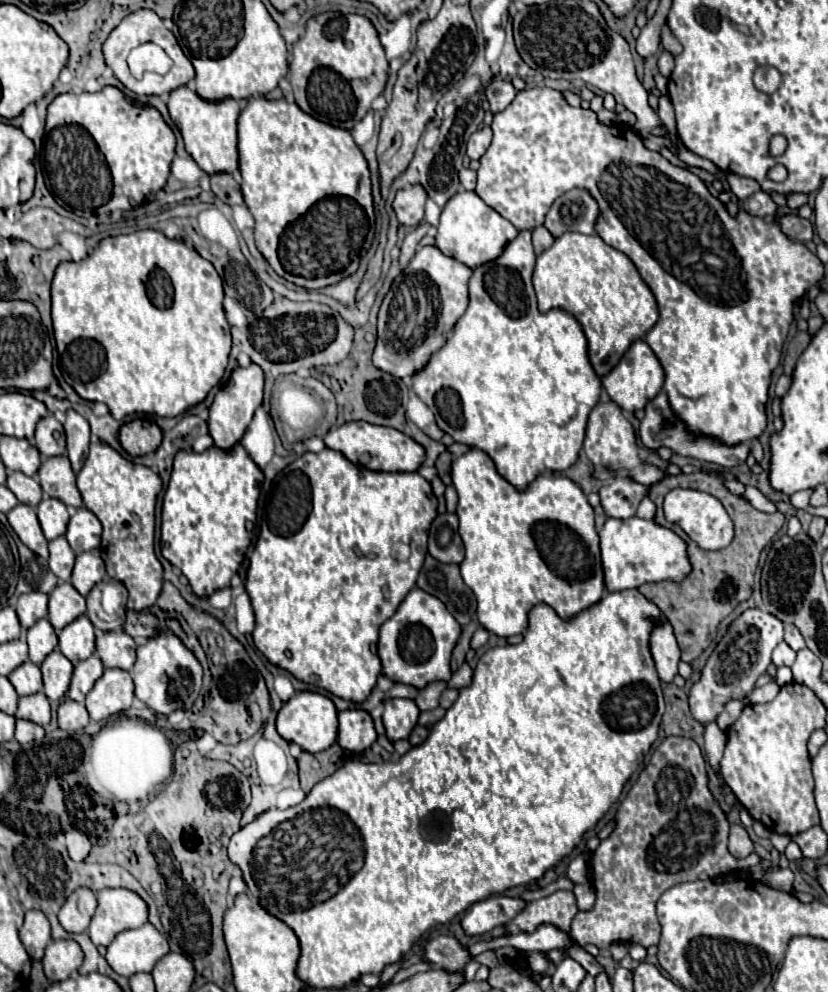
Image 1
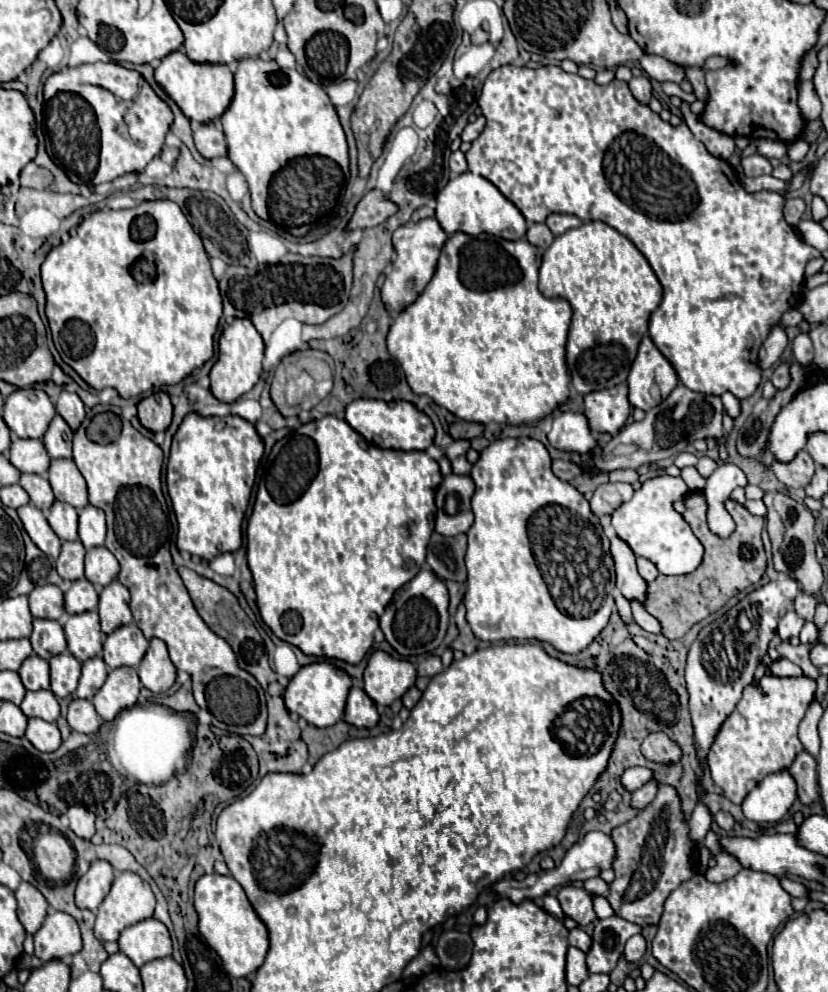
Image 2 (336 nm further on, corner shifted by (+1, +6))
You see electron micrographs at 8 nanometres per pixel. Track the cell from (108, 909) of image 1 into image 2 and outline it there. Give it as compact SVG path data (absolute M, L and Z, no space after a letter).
M128 871L126 873L116 873L110 893L104 897L104 901L98 907L94 935L100 941L118 941L118 935L120 935L122 929L152 917L154 905L156 905L156 899L154 899L154 893L152 893L152 889L146 881L142 881L136 873L128 873Z

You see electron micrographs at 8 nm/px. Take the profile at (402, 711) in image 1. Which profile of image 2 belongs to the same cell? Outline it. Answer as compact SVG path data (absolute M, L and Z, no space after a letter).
M374 651L364 669L364 691L378 705L392 705L414 685L416 667L410 661L394 659L384 651Z

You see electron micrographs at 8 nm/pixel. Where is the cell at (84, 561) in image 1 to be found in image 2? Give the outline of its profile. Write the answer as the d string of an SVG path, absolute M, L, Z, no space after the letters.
M96 547L96 549L86 551L86 571L84 573L92 585L96 587L108 585L116 577L118 571L120 571L120 565L106 547Z

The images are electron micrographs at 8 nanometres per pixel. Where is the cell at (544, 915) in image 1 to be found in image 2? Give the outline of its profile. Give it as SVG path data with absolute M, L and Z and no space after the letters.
M599 876L585 881L583 887L596 895L601 895L604 897L607 897L609 893L608 883L606 883Z

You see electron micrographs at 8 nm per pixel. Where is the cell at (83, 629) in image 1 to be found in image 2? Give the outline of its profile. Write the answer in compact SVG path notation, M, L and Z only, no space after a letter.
M86 611L80 615L70 615L66 625L66 643L68 651L78 657L78 661L86 661L102 653L102 631L96 611Z

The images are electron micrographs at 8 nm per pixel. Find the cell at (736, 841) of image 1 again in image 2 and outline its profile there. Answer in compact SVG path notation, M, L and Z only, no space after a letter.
M718 811L716 815L714 815L714 821L724 829L724 831L732 831L734 829L734 817L730 815L730 813L726 813L726 811Z

